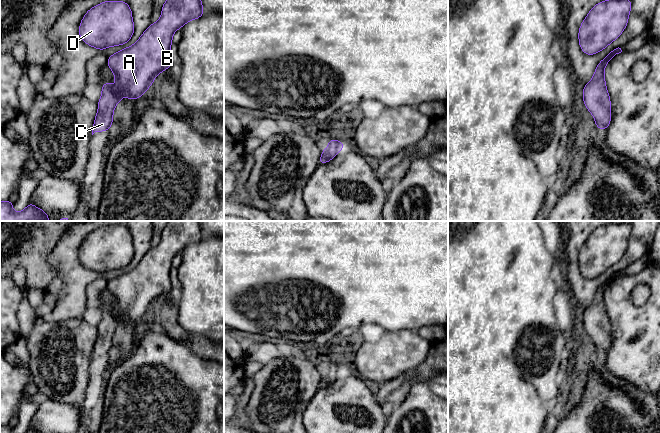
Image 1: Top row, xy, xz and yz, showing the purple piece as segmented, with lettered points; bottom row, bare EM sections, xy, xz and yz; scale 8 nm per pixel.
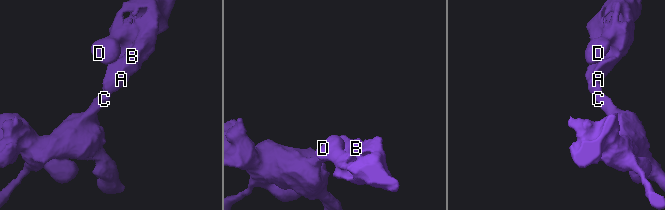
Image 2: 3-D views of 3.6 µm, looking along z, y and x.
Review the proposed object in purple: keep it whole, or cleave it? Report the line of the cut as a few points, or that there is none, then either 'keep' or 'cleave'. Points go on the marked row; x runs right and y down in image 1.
no cut | keep

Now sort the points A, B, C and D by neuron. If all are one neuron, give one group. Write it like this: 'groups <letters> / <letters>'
groups A B C D

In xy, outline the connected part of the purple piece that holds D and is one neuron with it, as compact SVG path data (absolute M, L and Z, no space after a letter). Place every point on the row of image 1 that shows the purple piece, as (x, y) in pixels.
M105 1L91 8L79 27L81 40L102 51L126 43L133 32L132 11L124 1Z

